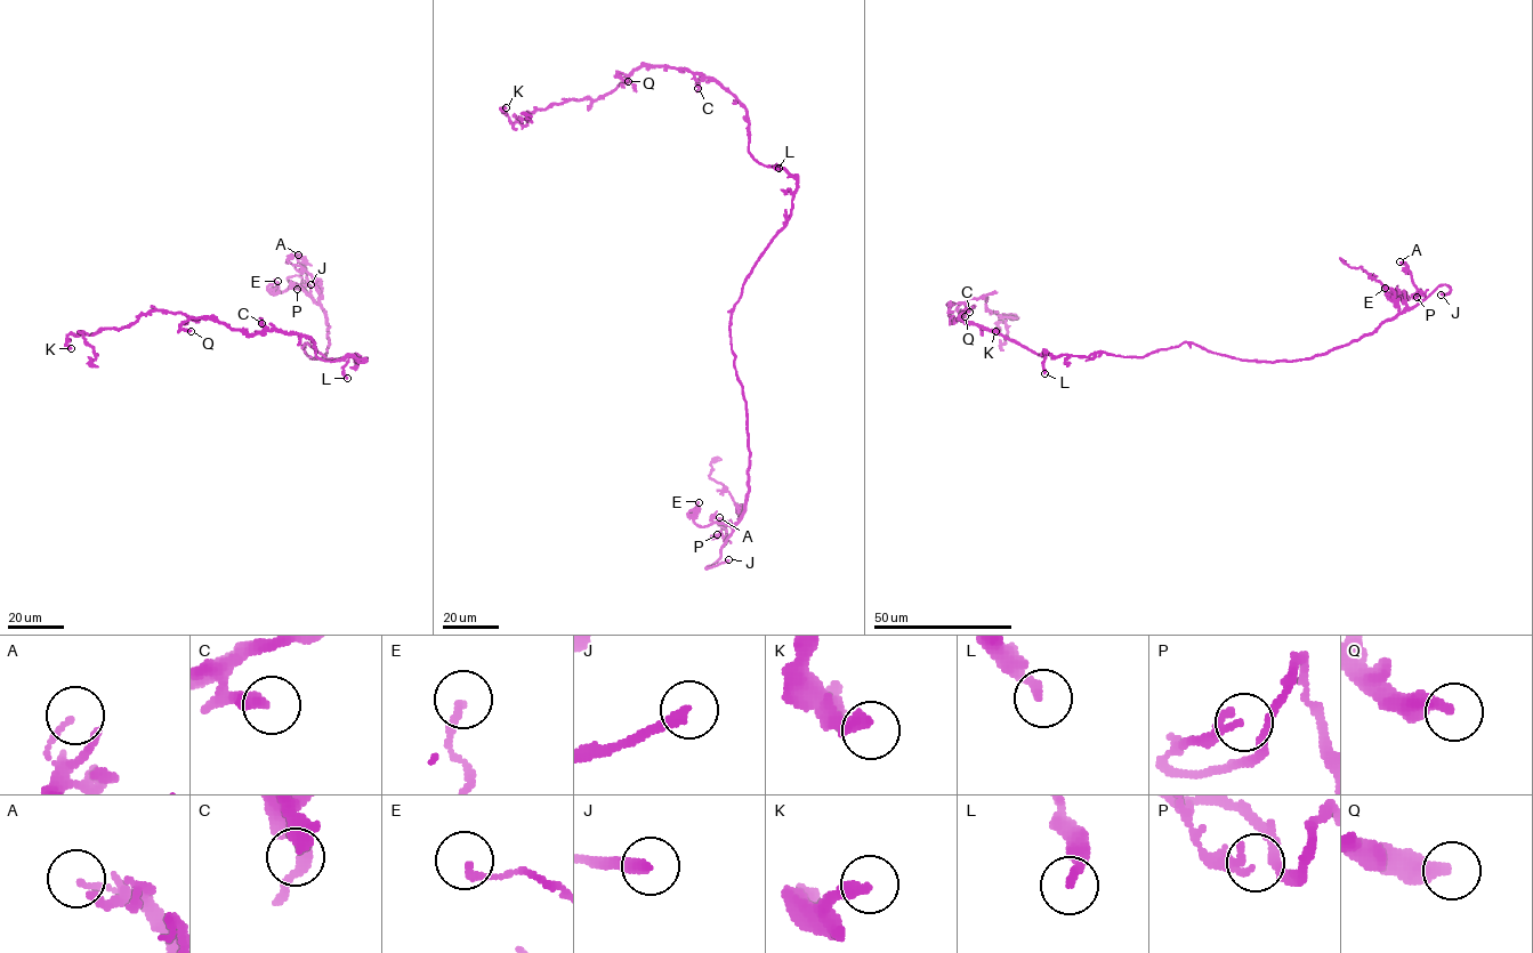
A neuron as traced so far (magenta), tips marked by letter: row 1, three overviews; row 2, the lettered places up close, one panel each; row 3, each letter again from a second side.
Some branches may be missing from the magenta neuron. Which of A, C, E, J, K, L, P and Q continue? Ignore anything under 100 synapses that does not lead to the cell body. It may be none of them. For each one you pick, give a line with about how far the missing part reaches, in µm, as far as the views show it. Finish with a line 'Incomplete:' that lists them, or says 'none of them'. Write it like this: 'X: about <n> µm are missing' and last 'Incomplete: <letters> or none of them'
J: about 15 µm are missing
Incomplete: J

